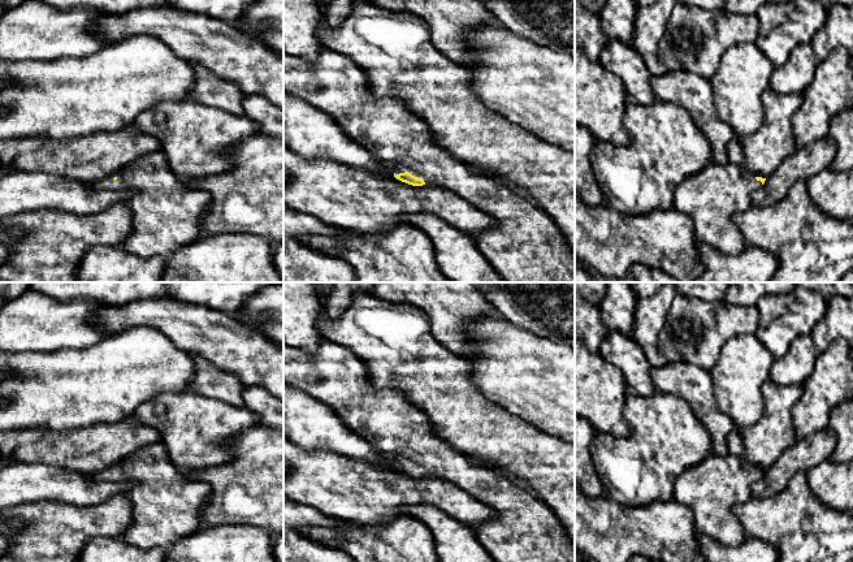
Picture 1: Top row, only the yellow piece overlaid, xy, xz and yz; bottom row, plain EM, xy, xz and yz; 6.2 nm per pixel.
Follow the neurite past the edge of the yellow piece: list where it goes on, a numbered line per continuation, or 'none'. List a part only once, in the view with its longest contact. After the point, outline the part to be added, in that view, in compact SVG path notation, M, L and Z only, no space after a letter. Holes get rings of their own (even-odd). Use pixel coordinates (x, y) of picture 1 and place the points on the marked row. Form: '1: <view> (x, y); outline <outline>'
1: xz (525, 245); outline M324 47L313 62L307 62L283 51L283 92L332 117L390 172L408 172L425 183L441 186L490 216L497 222L494 228L469 235L505 282L575 282L575 251L551 216L525 194L472 172L437 142L403 99L376 96L364 70L350 57Z

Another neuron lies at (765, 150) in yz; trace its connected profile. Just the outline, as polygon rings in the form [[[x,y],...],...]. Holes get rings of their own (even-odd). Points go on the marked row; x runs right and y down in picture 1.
[[[768,88],[762,95],[765,120],[759,130],[740,139],[748,170],[767,178],[797,151],[792,118],[802,107],[802,94],[780,95]]]

